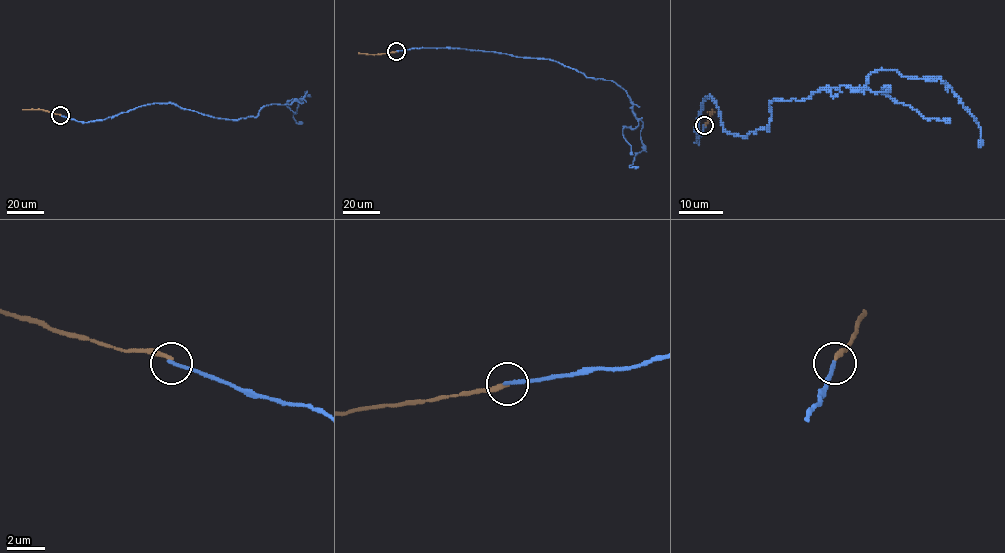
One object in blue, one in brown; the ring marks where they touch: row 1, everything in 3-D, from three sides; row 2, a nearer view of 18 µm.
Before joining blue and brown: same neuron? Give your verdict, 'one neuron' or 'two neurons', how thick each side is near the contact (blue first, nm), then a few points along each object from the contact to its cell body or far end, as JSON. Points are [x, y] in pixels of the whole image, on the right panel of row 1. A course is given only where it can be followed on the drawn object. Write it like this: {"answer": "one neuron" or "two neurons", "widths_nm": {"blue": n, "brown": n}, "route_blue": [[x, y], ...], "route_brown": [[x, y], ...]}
{"answer": "two neurons", "widths_nm": {"blue": 190, "brown": 220}, "route_blue": [[705, 125], [696, 142], [706, 97], [745, 136], [767, 131], [774, 99], [894, 69], [946, 82], [981, 142]], "route_brown": [[705, 124], [712, 111], [708, 112]]}

